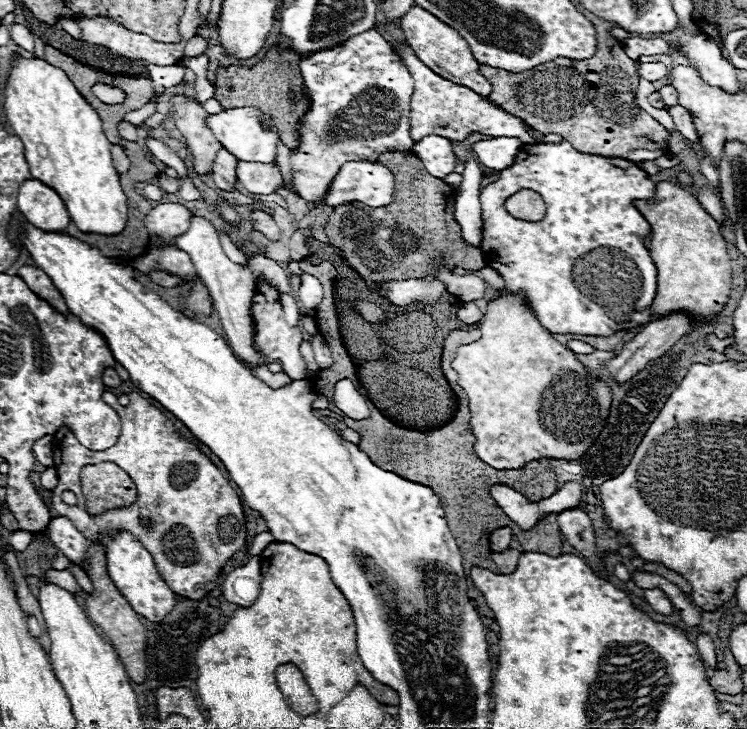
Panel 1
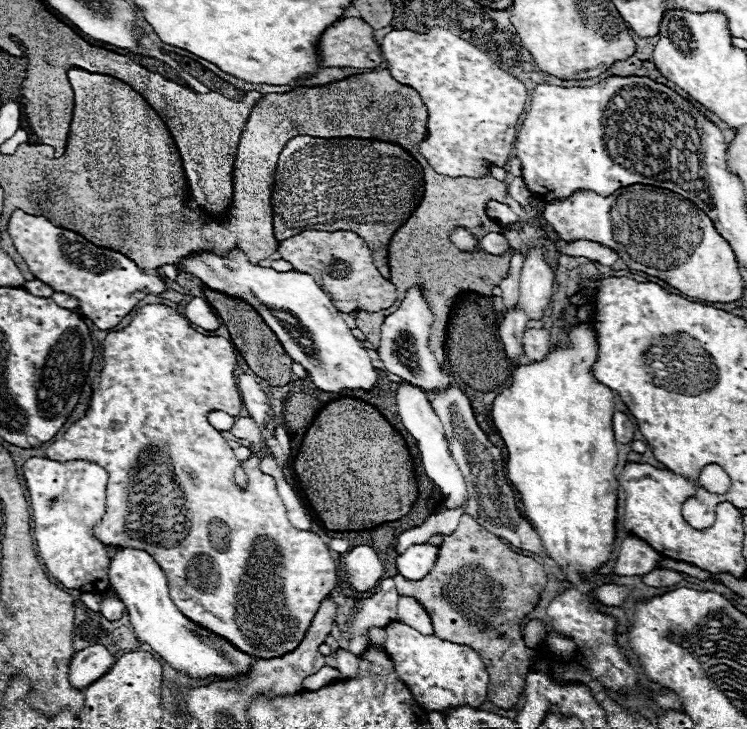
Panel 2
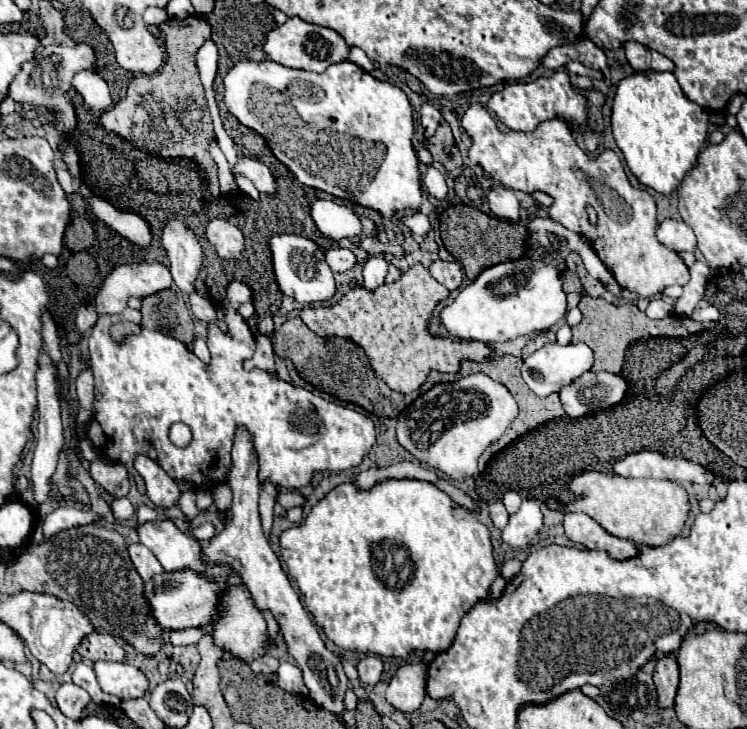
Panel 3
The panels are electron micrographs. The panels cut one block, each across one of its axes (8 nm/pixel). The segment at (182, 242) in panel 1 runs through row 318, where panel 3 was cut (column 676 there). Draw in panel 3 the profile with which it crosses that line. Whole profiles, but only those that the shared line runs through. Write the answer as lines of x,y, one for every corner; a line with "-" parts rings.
664,220
658,226
658,240
678,254
696,250
694,230
682,220

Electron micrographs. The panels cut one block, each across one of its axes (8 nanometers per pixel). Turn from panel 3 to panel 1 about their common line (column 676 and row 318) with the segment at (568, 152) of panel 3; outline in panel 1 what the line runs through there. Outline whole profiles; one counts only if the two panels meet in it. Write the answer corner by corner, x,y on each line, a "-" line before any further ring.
258,282
256,296
252,298
252,318
256,326
254,344
260,354
264,354
270,360
276,360
282,364
282,370
292,376
292,380
302,380
306,376
306,362
300,354
300,344
304,340
304,332
300,328
290,328
284,320
284,310
280,304
280,292
272,288
266,282

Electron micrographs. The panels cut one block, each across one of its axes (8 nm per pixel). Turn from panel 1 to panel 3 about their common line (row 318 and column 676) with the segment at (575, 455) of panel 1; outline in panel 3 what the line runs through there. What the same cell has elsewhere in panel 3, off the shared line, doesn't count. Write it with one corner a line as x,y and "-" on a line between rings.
584,472
576,476
570,484
572,493
578,496
574,502
568,502
562,506
562,514
566,512
584,512
592,520
596,520
608,534
624,540
632,540
636,544
646,544
646,546
664,546
678,538
684,530
684,524
690,514
690,496
682,488
680,482
672,480
654,480
654,478
622,478
622,476
606,476
600,472

